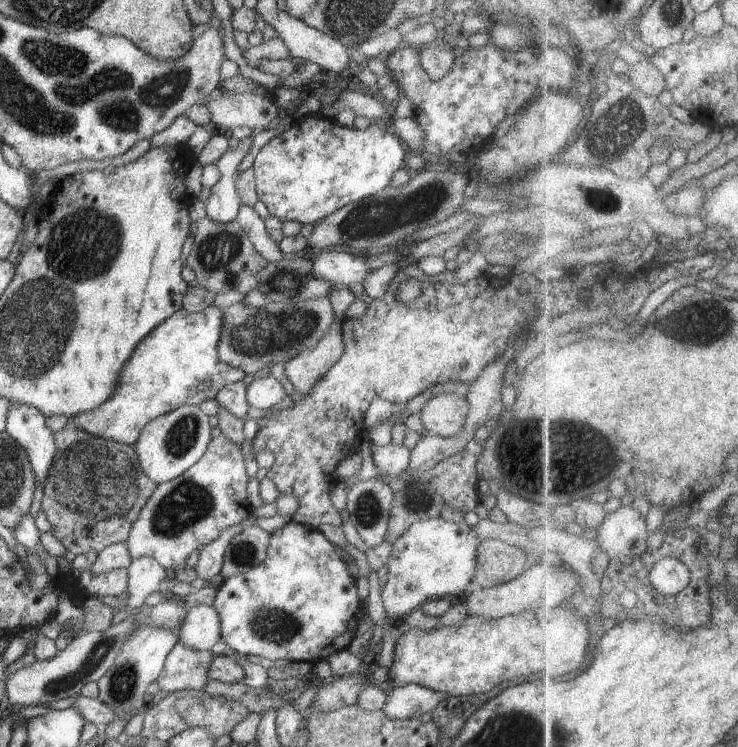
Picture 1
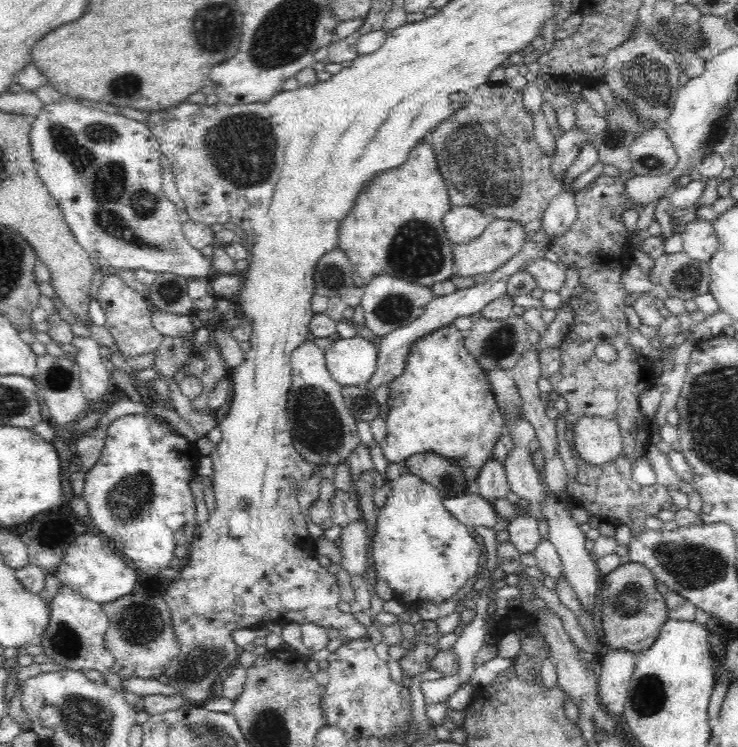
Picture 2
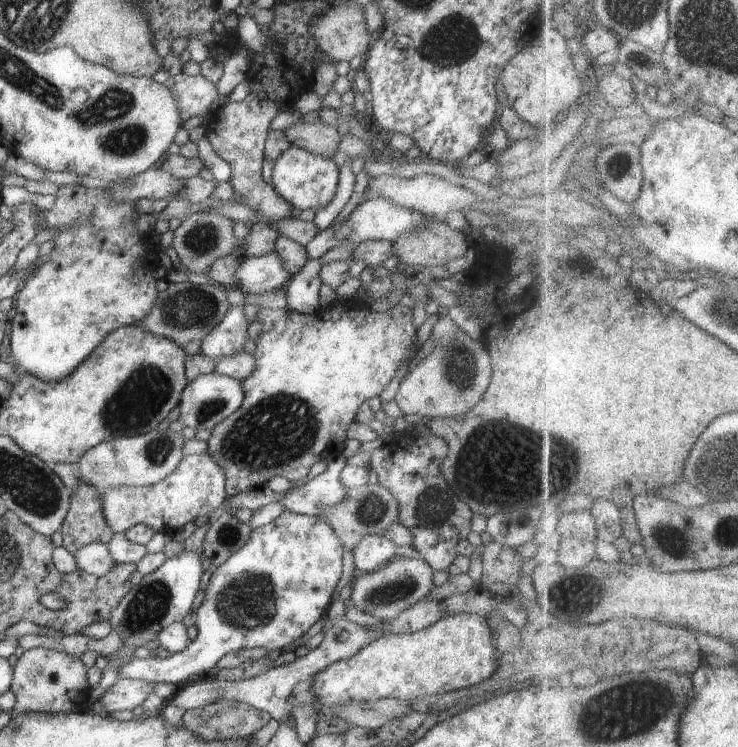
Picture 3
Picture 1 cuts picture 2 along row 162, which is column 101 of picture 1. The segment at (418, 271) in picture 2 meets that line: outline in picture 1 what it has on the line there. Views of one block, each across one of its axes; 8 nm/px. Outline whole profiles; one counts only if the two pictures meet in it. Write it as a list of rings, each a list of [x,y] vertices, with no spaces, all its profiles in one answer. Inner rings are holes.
[[[208,306],[202,312],[188,312],[178,310],[158,327],[154,328],[136,348],[134,354],[128,358],[128,362],[122,368],[118,388],[114,388],[114,394],[104,404],[96,406],[89,412],[74,416],[76,429],[88,432],[107,440],[135,445],[142,434],[146,424],[158,416],[166,415],[183,405],[200,405],[204,401],[216,399],[216,394],[236,382],[242,382],[247,375],[242,370],[230,367],[230,364],[222,362],[218,356],[218,342],[222,332],[222,309],[216,306]]]

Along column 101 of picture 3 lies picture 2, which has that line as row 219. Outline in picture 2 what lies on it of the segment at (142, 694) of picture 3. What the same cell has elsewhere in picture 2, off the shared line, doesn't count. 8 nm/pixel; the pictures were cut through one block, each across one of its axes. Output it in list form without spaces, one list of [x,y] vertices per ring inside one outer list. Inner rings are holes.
[[[701,218],[688,223],[681,235],[683,252],[694,260],[709,262],[716,250],[719,248],[719,241],[712,221]]]

